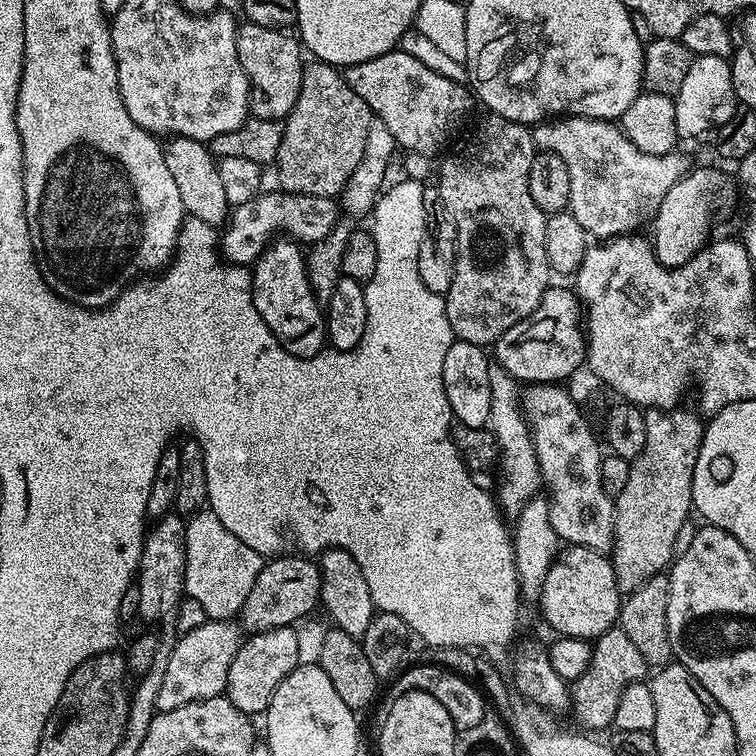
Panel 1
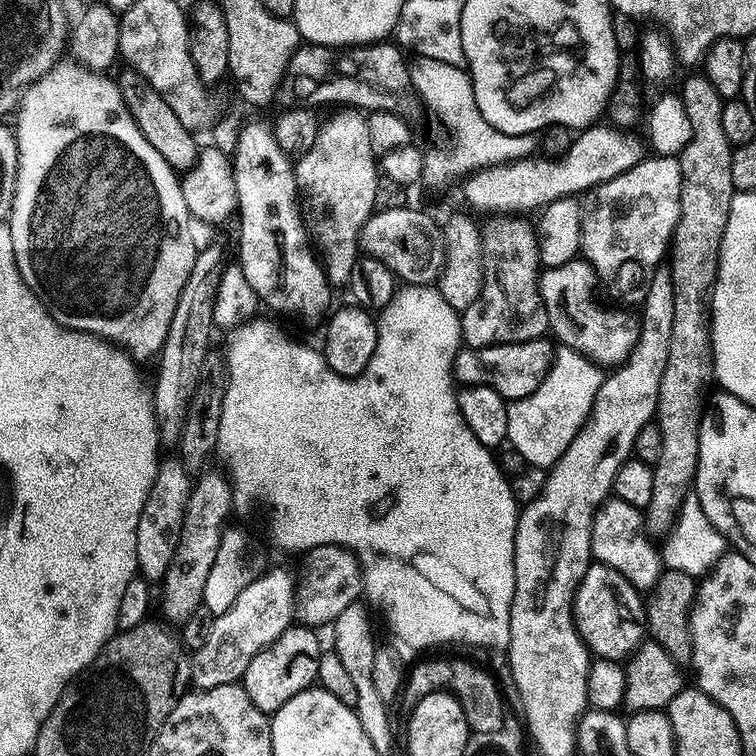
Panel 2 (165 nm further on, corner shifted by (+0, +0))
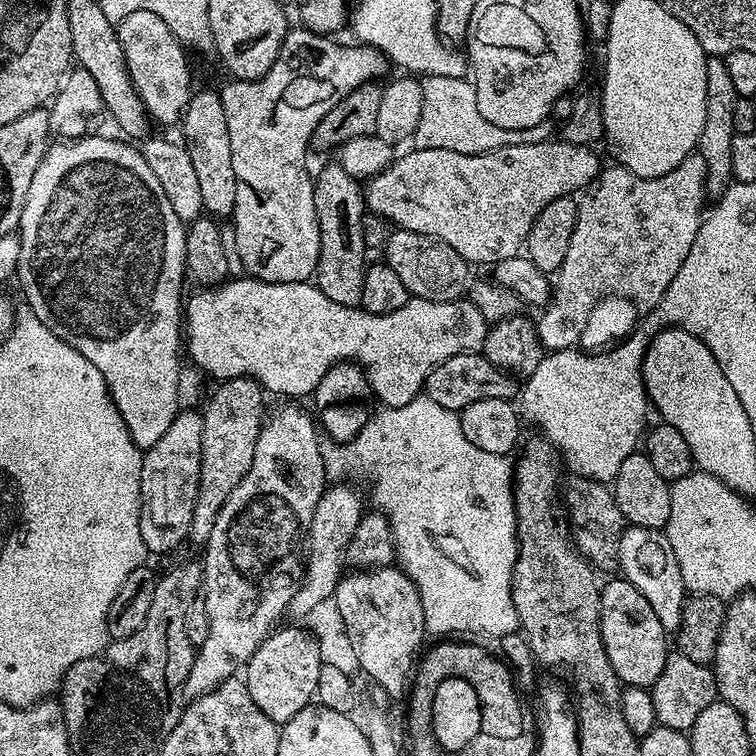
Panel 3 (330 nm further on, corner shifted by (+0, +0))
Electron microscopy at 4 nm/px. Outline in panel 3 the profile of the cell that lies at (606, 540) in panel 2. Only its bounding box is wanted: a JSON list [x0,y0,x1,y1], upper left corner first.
[616,527,686,634]

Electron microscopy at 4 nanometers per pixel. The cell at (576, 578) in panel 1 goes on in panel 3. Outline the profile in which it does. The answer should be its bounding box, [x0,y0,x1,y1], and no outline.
[600,578,670,689]

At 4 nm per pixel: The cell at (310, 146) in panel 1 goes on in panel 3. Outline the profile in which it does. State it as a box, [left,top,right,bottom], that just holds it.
[314,162,366,307]

